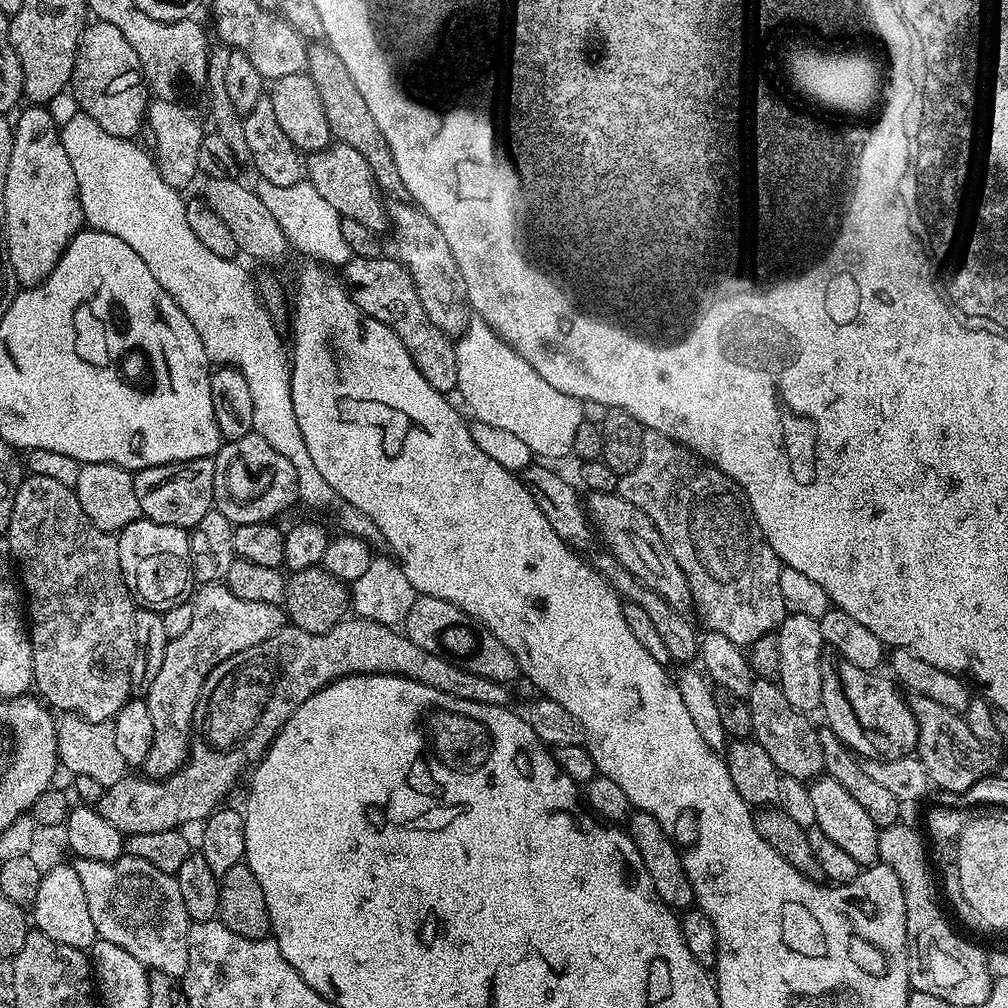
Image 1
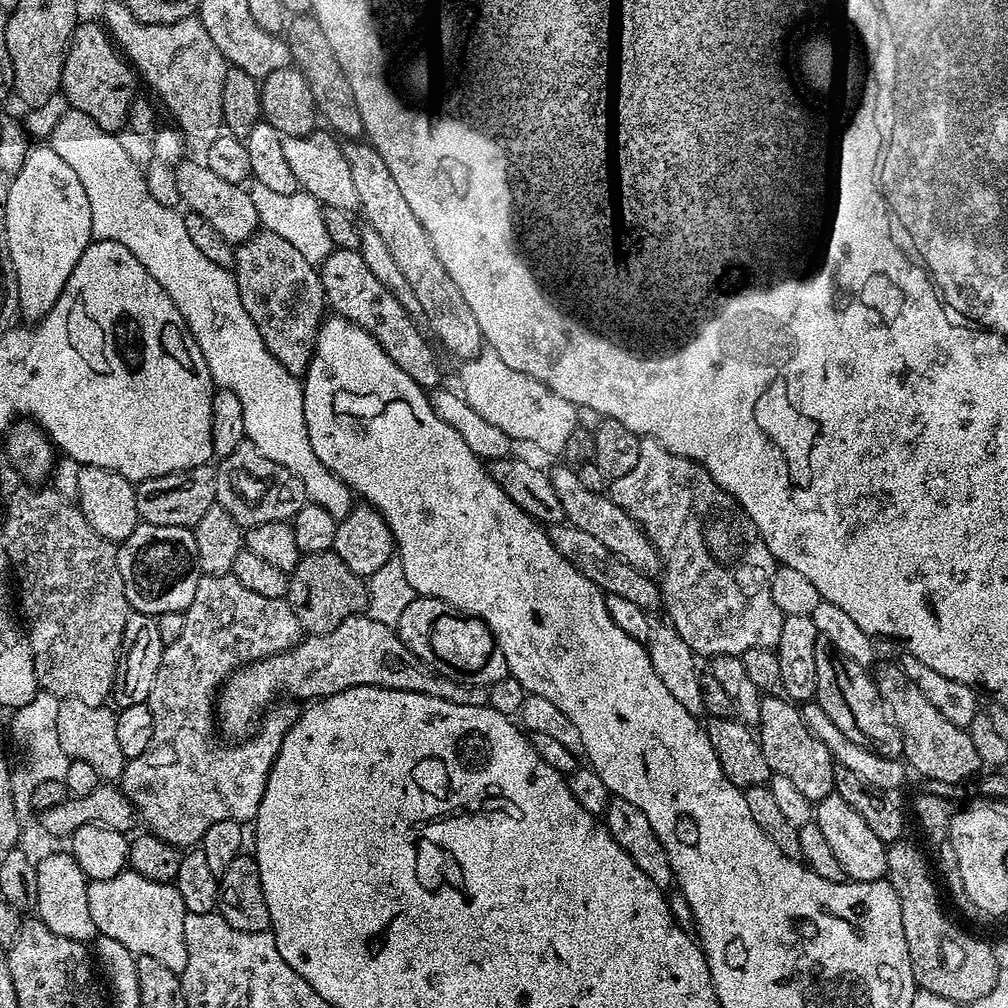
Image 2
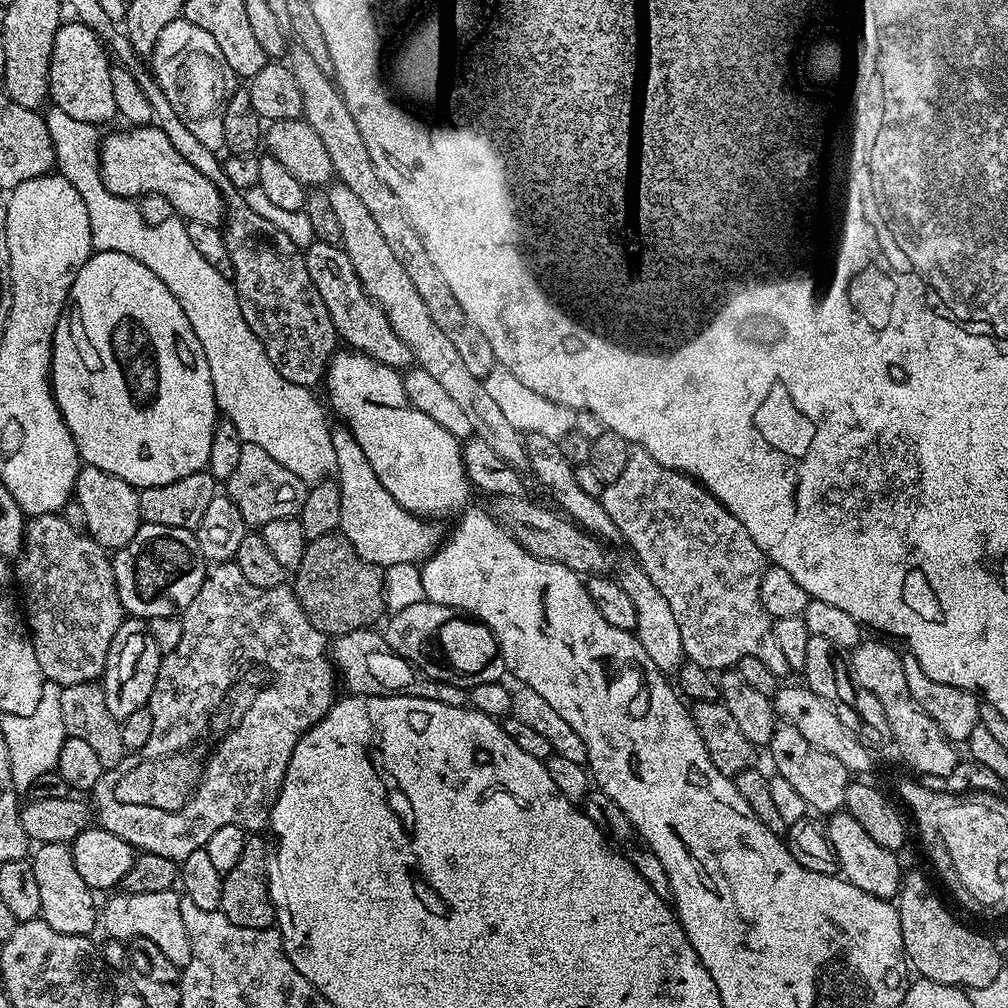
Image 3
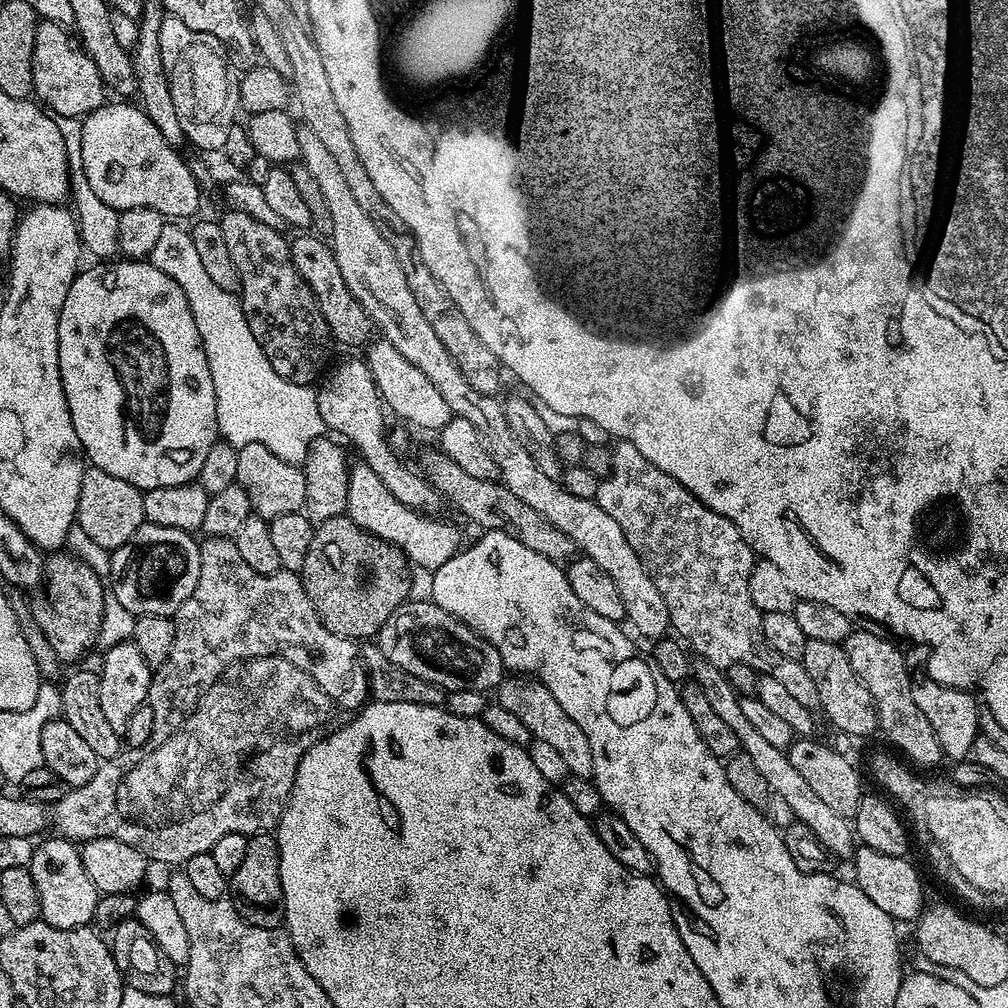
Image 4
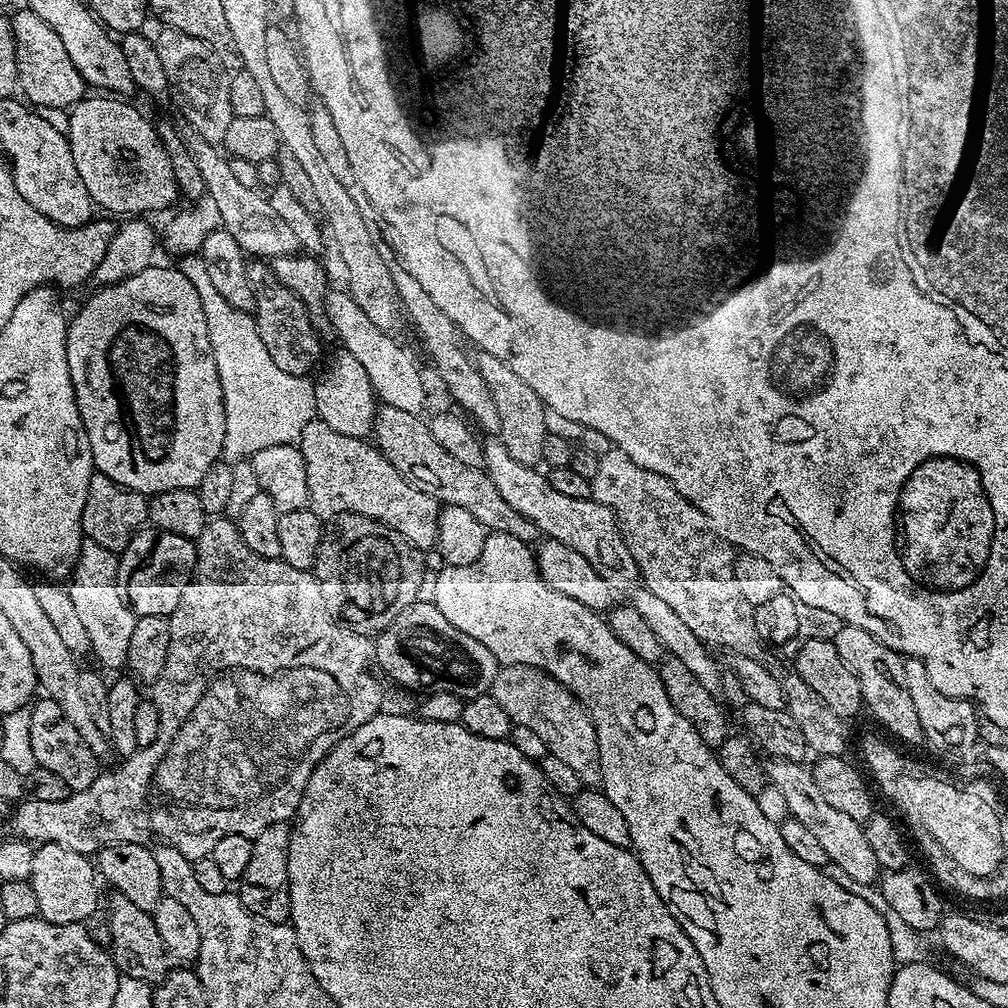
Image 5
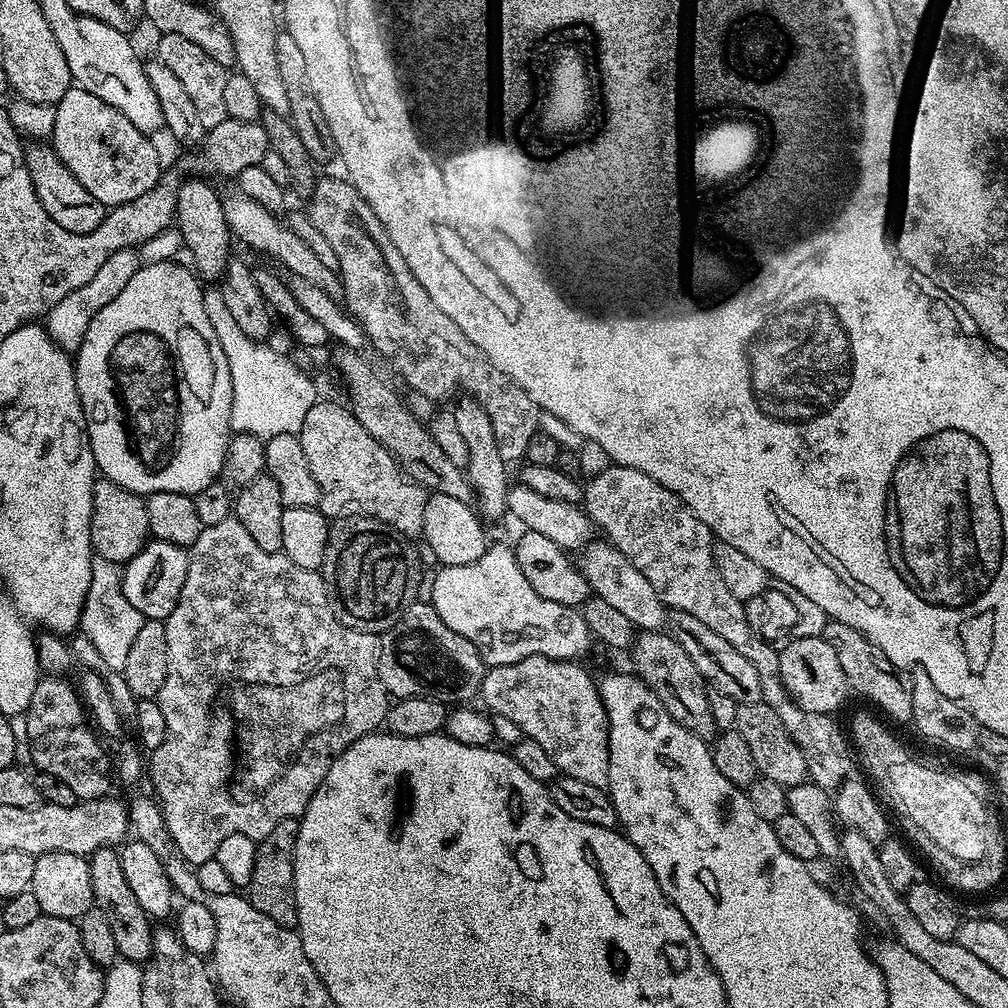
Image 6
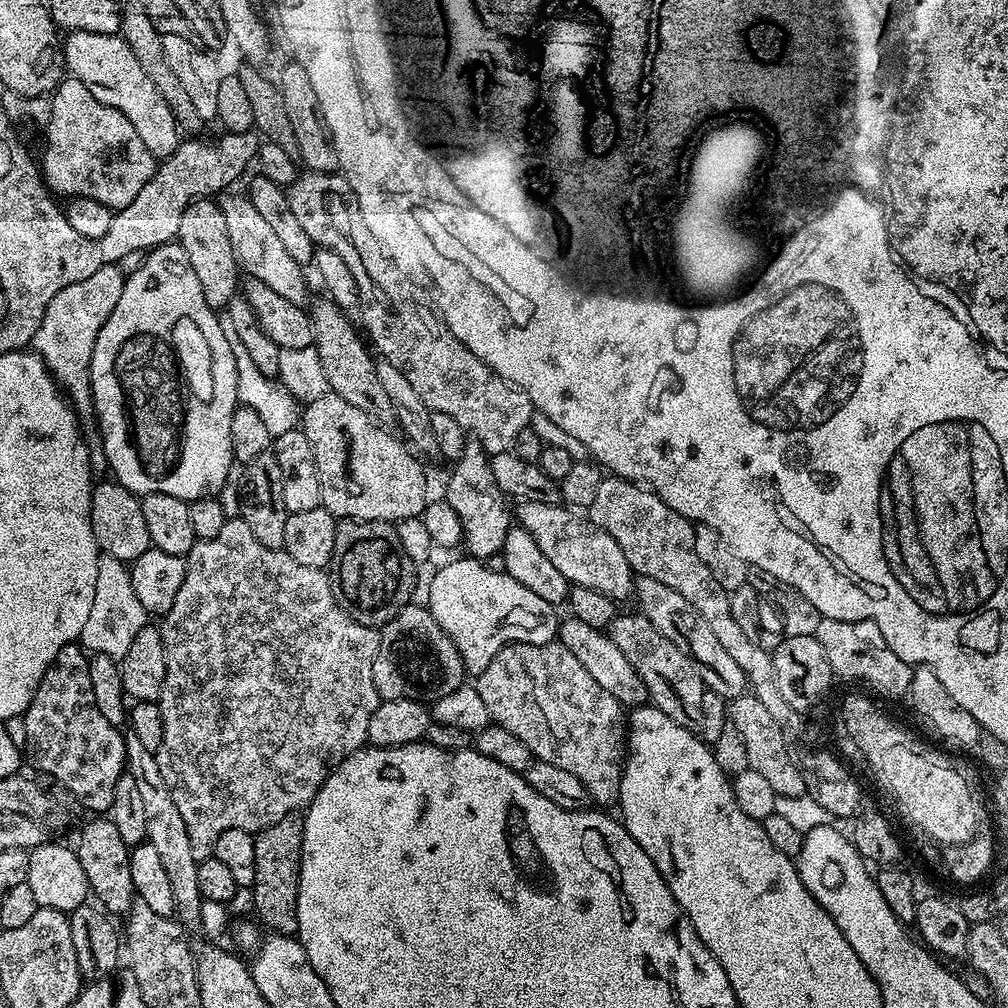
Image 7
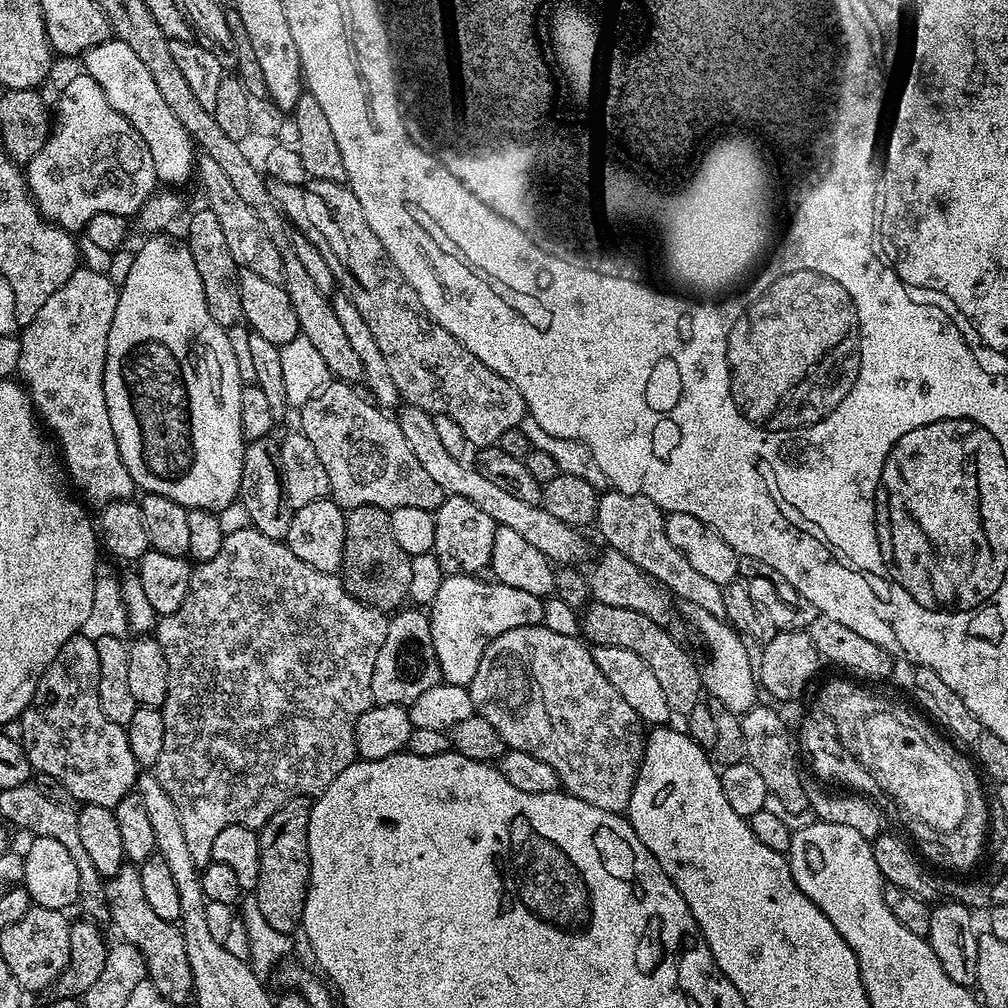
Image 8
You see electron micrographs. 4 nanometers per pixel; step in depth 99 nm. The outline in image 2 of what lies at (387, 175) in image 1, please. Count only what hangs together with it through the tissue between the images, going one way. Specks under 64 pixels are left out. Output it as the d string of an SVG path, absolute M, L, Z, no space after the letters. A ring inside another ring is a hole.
M311 14L293 15L292 25L287 34L288 49L292 55L292 64L300 69L303 76L308 79L310 94L316 103L316 111L322 117L333 133L344 138L360 138L365 135L362 114L357 110L354 94L350 90L350 82L346 82L346 74L334 58L334 49L326 38L326 30Z

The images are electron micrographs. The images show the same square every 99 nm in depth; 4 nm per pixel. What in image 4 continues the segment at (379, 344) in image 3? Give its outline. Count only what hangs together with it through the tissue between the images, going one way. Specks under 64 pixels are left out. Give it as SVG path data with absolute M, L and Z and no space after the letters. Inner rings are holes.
M304 230L291 237L288 249L290 258L294 262L294 270L302 276L306 285L313 291L325 322L328 323L331 339L337 345L338 343L349 344L352 348L363 349L373 339L374 325L370 314L366 314L358 298L354 298L354 294L350 294L350 290L346 287L346 281L342 279L342 270L338 270L338 258L334 258L331 243L323 236Z

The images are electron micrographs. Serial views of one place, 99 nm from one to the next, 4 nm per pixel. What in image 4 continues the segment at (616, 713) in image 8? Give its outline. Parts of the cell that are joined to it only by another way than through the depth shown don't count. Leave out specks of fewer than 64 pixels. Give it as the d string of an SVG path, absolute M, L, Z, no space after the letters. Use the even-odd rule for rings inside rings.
M511 678L505 679L498 689L498 702L502 706L506 706L506 710L518 714L518 718L526 725L526 730L530 730L533 740L541 740L550 746L554 746L554 750L558 750L558 754L566 761L569 773L573 776L591 777L592 767L594 766L594 754L590 754L590 742L586 738L586 734L582 734L582 726L578 726L578 722L574 722L566 714L566 710L562 710L562 706L558 706L554 694L550 694L550 690L546 690L546 686L535 678Z

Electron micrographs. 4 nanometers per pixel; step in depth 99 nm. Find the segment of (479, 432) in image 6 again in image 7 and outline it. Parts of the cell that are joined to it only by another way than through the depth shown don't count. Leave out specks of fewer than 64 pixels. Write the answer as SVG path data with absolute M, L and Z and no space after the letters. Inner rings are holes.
M469 439L462 458L451 465L452 477L448 480L446 501L461 520L463 547L468 547L467 555L481 562L487 556L499 557L504 551L506 534L510 527L510 512L504 509L506 497L494 482L494 474L490 470L490 456L485 452L479 440Z

